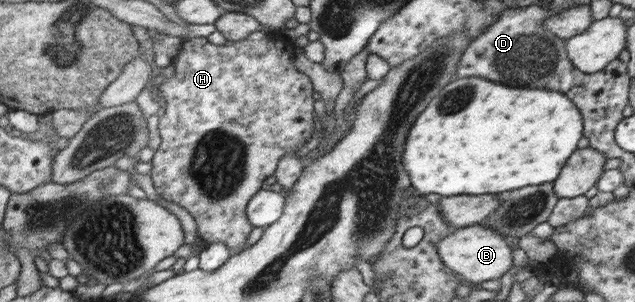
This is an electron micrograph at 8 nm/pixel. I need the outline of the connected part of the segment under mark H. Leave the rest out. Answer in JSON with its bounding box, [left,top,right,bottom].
[150,31,315,251]

